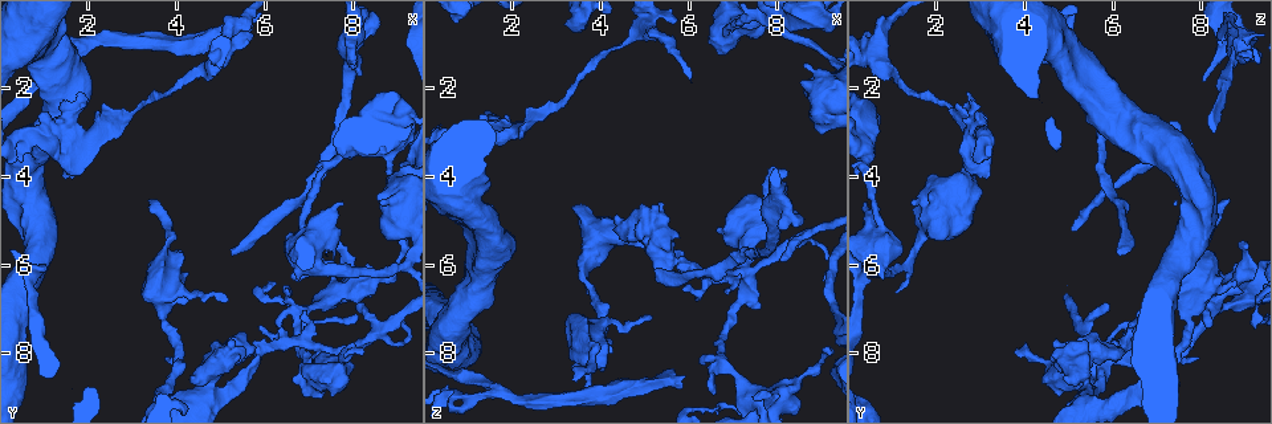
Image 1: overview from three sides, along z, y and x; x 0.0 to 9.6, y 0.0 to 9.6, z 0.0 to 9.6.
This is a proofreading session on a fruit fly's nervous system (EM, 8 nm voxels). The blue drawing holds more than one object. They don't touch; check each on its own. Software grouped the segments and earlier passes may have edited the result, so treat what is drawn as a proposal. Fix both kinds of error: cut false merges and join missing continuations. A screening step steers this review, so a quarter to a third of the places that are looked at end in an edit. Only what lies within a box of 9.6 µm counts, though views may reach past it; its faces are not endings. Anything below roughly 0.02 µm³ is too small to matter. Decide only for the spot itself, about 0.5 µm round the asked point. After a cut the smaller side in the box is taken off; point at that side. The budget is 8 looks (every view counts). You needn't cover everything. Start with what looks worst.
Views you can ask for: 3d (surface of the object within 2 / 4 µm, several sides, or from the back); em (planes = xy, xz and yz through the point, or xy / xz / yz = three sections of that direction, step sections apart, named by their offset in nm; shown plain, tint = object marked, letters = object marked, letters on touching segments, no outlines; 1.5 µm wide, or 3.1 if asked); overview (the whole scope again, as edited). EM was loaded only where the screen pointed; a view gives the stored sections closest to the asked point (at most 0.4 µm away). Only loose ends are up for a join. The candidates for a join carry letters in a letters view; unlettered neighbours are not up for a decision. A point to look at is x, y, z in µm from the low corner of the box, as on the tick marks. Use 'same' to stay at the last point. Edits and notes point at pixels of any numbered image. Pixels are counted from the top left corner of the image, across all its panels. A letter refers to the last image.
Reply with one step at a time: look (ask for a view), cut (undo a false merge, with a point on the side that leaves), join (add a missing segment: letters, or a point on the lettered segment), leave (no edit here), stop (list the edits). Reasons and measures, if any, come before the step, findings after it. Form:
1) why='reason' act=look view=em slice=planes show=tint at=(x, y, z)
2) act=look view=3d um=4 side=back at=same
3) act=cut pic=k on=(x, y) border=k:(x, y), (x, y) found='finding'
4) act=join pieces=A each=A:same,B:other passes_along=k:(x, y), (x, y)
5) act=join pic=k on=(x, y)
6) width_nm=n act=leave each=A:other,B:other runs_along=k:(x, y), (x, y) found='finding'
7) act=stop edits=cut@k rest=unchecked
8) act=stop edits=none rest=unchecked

why='stops while still wide' act=look view=3d um=4 at=(5.40, 8.05, 4.70)

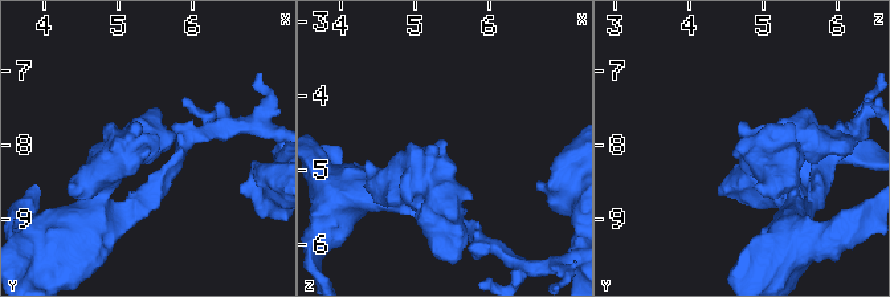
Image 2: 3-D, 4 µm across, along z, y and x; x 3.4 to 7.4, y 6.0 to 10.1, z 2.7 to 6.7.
act=look view=em slice=planes show=letters at=(5.40, 8.00, 4.60)

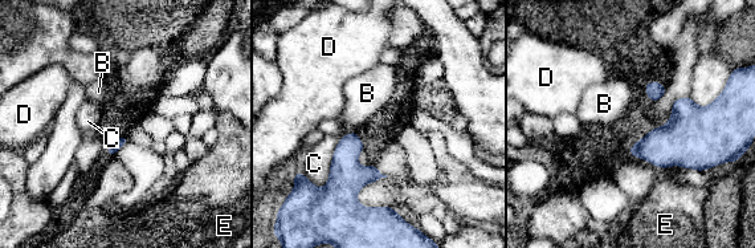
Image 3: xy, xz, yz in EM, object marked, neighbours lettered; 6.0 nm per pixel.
act=leave each=B:other,C:other,D:other,E:other border=3:(352, 131), (318, 188) found='no lettered segment goes on from it'

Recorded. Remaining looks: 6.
why='branch stops here' act=look view=em slice=planes show=letters at=(2.35, 2.35, 2.45)

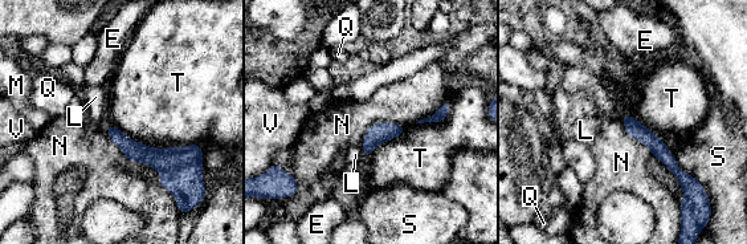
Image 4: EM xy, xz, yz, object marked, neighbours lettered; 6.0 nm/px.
act=leave each=E:other,L:other,M:other,N:other,Q:other,S:other,T:other,V:other runs_along=4:(110, 129), (142, 154), (184, 151) found='none of them fits'

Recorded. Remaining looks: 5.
why='an open end' act=look view=em slice=xz step=8 show=letters at=(8.25, 7.90, 3.85)

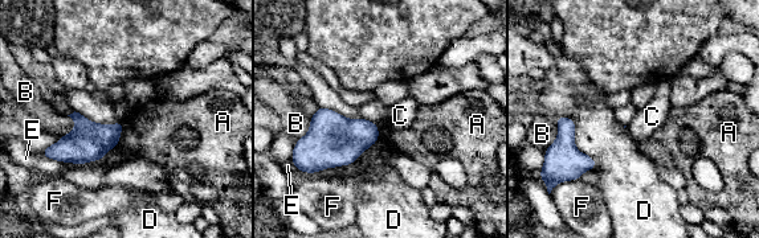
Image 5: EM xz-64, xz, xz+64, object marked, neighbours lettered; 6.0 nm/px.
longest_contact=D:380nm act=leave each=A:other,B:other,C:other,D:other,E:other,F:other border=5:(123, 123), (119, 142), (114, 147) found='none of them fits'

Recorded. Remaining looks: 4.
act=stop edits=none rest=unchecked

